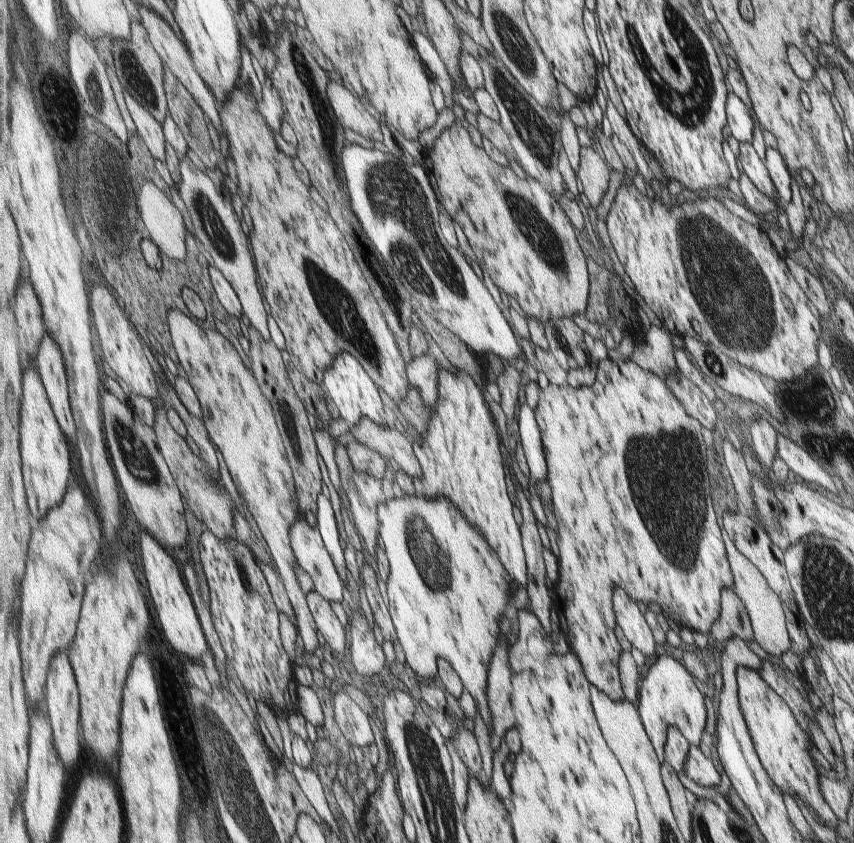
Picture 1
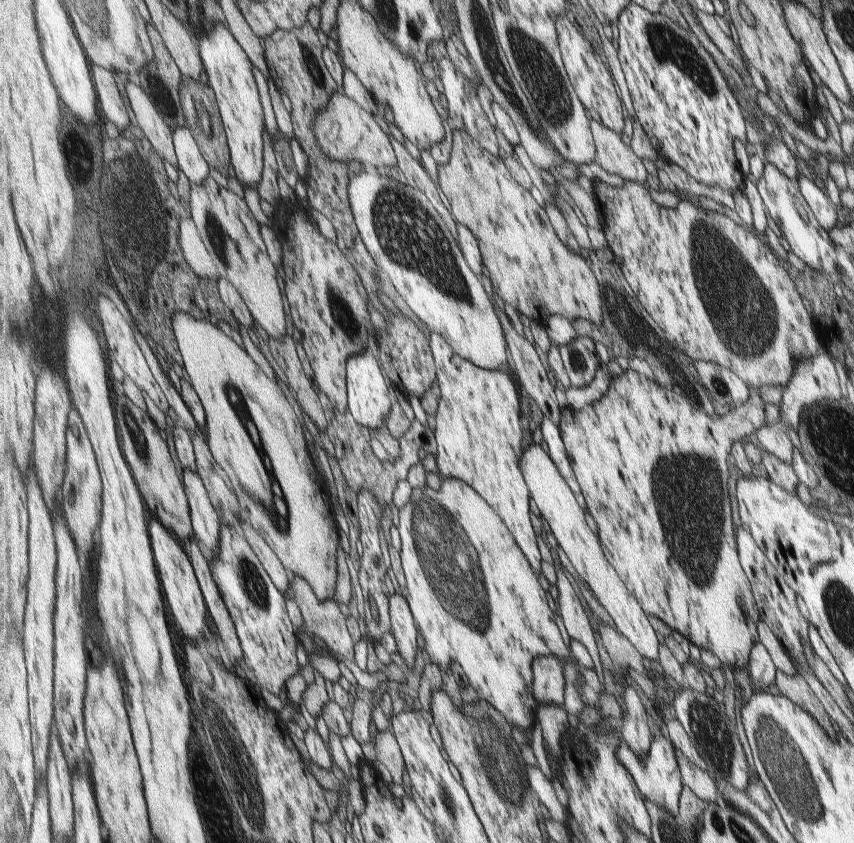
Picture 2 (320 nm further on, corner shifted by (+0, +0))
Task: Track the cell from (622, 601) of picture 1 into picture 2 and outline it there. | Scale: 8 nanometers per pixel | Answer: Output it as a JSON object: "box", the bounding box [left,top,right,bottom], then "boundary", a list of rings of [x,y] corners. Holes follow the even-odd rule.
{"box":[522,443,661,661],"boundary":[[[533,443],[526,452],[523,452],[522,470],[523,475],[527,478],[527,484],[530,485],[532,500],[535,500],[537,512],[551,528],[552,541],[560,545],[576,572],[588,584],[600,604],[611,616],[616,629],[631,640],[645,658],[658,661],[661,642],[645,614],[646,610],[643,610],[638,597],[630,592],[628,586],[625,586],[625,582],[621,580],[621,576],[617,574],[617,570],[613,568],[602,547],[602,541],[589,512],[577,502],[567,480],[561,476],[559,468],[551,460],[551,456],[543,450],[543,446]]]}

